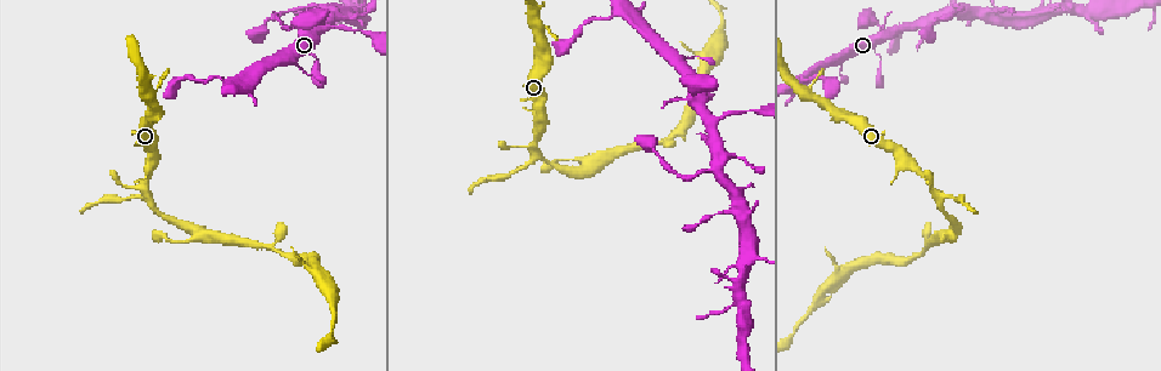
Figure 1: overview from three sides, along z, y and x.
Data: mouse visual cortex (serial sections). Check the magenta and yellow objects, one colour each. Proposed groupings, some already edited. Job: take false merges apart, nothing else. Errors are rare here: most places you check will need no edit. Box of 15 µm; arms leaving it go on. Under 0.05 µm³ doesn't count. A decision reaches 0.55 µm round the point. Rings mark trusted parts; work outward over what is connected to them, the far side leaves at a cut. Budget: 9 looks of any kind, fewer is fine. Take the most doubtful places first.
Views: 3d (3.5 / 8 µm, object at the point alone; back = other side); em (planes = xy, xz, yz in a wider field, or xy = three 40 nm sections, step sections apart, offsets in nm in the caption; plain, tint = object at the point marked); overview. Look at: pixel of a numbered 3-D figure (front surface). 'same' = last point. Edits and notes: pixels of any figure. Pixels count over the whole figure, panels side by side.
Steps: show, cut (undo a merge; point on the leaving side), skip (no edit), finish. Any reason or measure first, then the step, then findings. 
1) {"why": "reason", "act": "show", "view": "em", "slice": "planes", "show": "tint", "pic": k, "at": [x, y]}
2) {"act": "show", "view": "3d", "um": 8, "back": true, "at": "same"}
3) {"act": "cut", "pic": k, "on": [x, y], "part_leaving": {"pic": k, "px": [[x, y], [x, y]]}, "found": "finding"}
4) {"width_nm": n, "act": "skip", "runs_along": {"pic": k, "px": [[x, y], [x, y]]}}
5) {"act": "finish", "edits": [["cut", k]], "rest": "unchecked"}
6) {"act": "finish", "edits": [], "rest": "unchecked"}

{"why": "arms part here", "act": "show", "view": "3d", "um": 3.5, "pic": 1, "at": [660, 142]}

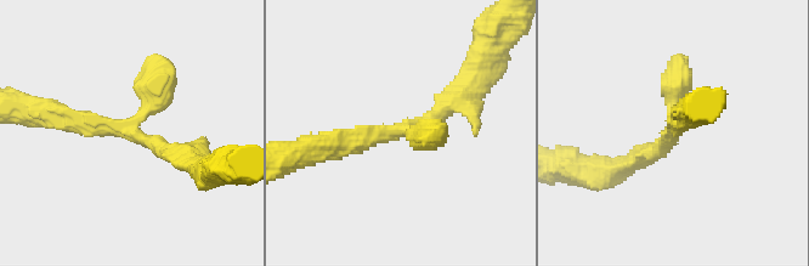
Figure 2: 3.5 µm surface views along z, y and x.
{"why": "shape alone is not enough", "act": "show", "view": "em", "slice": "xy", "step": 1, "show": "tint", "pic": 2, "at": [670, 130]}

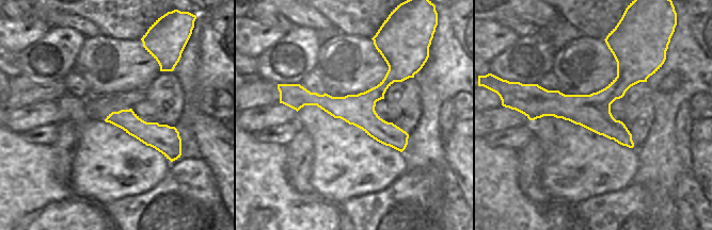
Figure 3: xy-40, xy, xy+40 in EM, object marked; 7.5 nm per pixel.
{"arm_widths_nm": [250, 300, 350], "act": "skip", "runs_along": {"pic": 2, "px": [[320, 146], [417, 126], [460, 96]]}, "found": "continuous, no second cell"}

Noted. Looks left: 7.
{"why": "a narrow waist", "act": "show", "view": "3d", "um": 3.5, "pic": 1, "at": [207, 80]}

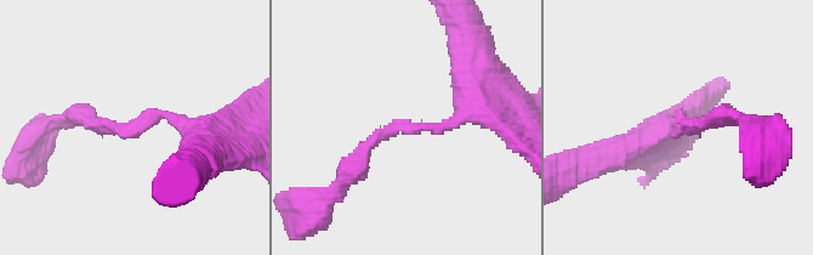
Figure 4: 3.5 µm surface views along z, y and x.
{"arm_widths_nm": [200, 200], "why": "now the EM", "act": "show", "view": "em", "slice": "xy", "step": 2, "show": "plain", "pic": 4, "at": [678, 128]}

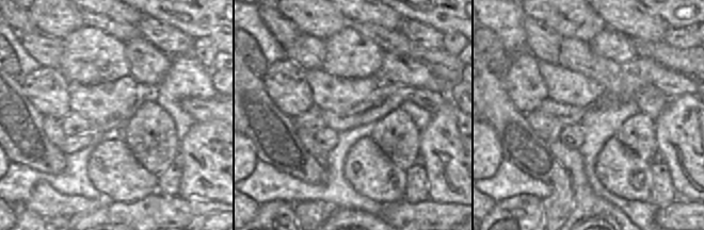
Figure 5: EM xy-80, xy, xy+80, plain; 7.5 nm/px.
{"why": "with the object marked", "act": "show", "view": "em", "slice": "xy", "step": 2, "show": "tint", "at": "same"}

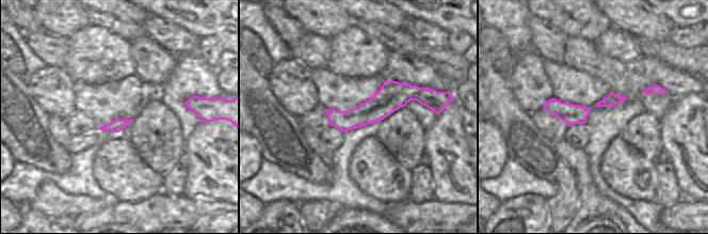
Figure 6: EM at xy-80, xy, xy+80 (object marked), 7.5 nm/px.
{"act": "skip", "runs_along": {"pic": 6, "px": [[428, 100], [391, 95], [358, 116], [328, 111]]}, "found": "one cell here"}

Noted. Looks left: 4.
{"why": "side arm on a straight run", "act": "show", "view": "3d", "um": 8, "pic": 1, "at": [706, 119]}

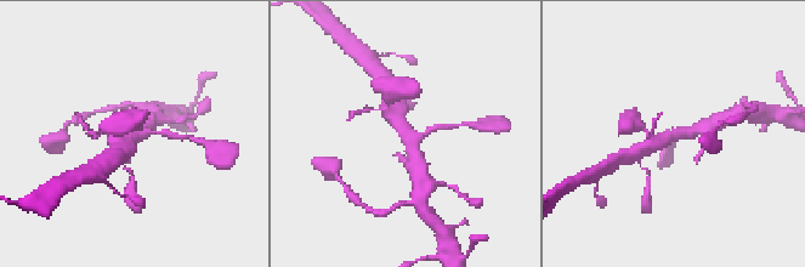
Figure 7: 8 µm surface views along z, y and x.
{"act": "show", "view": "3d", "um": 3.5, "pic": 7, "at": [679, 133]}

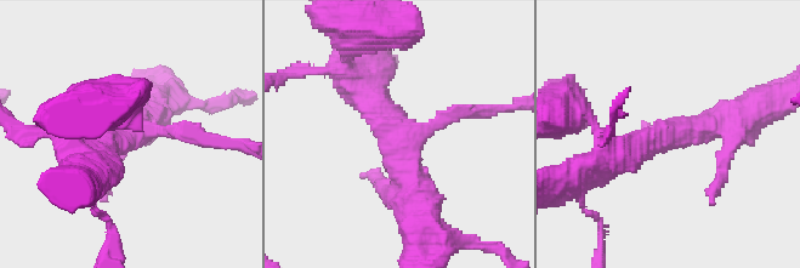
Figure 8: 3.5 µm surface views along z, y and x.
{"act": "skip", "runs_along": {"pic": 8, "px": [[357, 74], [395, 130], [416, 205]]}, "found": "continuous, no second cell"}

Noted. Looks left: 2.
{"why": "sharp bend", "act": "show", "view": "3d", "um": 8, "pic": 1, "at": [720, 170]}

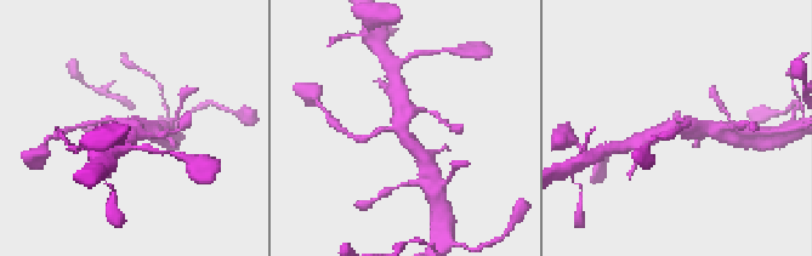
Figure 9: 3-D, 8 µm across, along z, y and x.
{"why": "closer look", "act": "show", "view": "3d", "um": 3.5, "pic": 9, "at": [673, 127]}

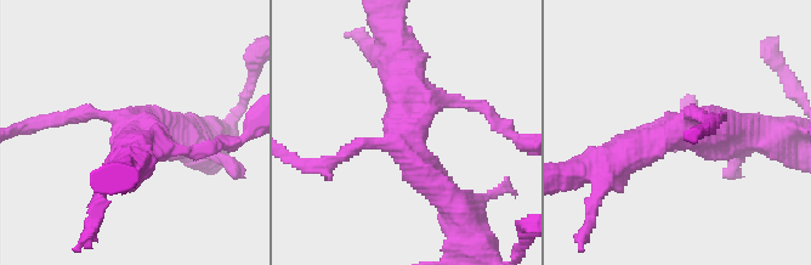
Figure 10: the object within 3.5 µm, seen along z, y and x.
{"act": "skip", "runs_along": {"pic": 10, "px": [[401, 67], [408, 151], [453, 203]]}, "found": "all the same cell"}

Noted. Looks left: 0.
{"act": "finish", "edits": [], "rest": "unchecked"}

